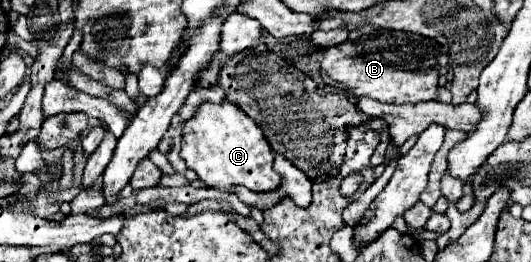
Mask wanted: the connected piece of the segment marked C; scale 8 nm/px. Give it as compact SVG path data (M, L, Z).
M226 100L222 104L204 102L196 110L196 116L186 120L180 156L208 188L228 194L234 192L234 186L246 186L252 192L272 192L280 188L280 174L272 168L274 152L260 126Z

